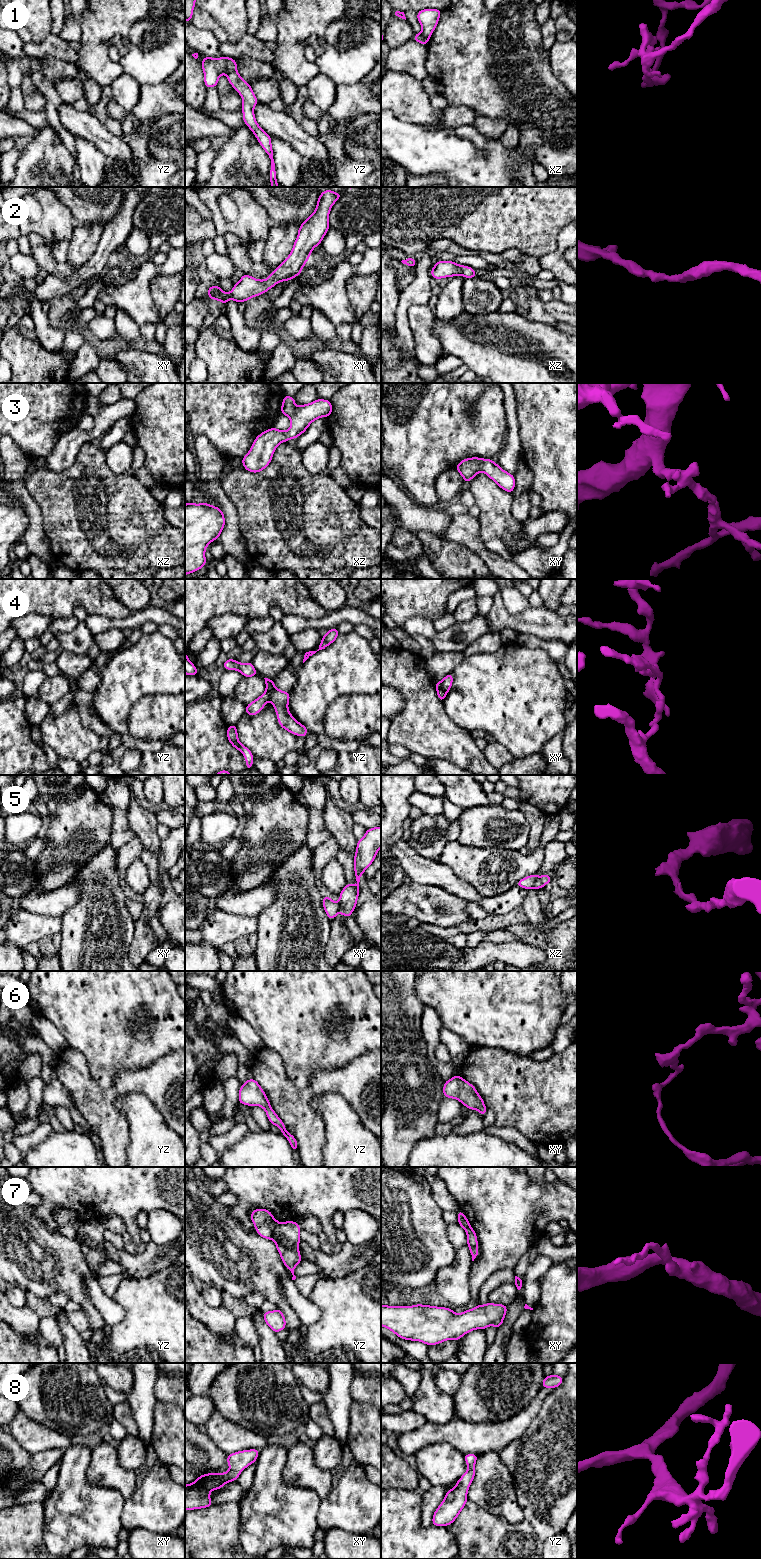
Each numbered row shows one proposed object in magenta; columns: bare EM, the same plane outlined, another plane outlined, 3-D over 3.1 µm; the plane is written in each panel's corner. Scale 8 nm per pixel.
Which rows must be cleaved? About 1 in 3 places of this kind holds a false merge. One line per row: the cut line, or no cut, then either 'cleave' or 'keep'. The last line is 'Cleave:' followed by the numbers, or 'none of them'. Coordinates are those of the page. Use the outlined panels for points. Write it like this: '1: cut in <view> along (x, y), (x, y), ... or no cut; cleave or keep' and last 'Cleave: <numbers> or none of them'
1: cut in yz along (236, 69), (227, 74); cleave
2: no cut; keep
3: no cut; keep
4: cut in yz along (266, 689), (270, 692), (270, 700); cleave
5: cut in xz along (538, 877), (532, 886); cleave
6: cut in yz along (269, 1106), (265, 1109); cleave
7: cut in yz along (279, 1223), (274, 1229), (272, 1237); cleave
8: no cut; keep
Cleave: 1, 4, 5, 6, 7

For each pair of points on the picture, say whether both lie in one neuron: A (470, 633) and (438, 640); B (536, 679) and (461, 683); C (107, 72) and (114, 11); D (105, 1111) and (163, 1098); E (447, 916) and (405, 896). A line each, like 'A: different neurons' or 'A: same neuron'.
A: same neuron
B: same neuron
C: same neuron
D: same neuron
E: same neuron

